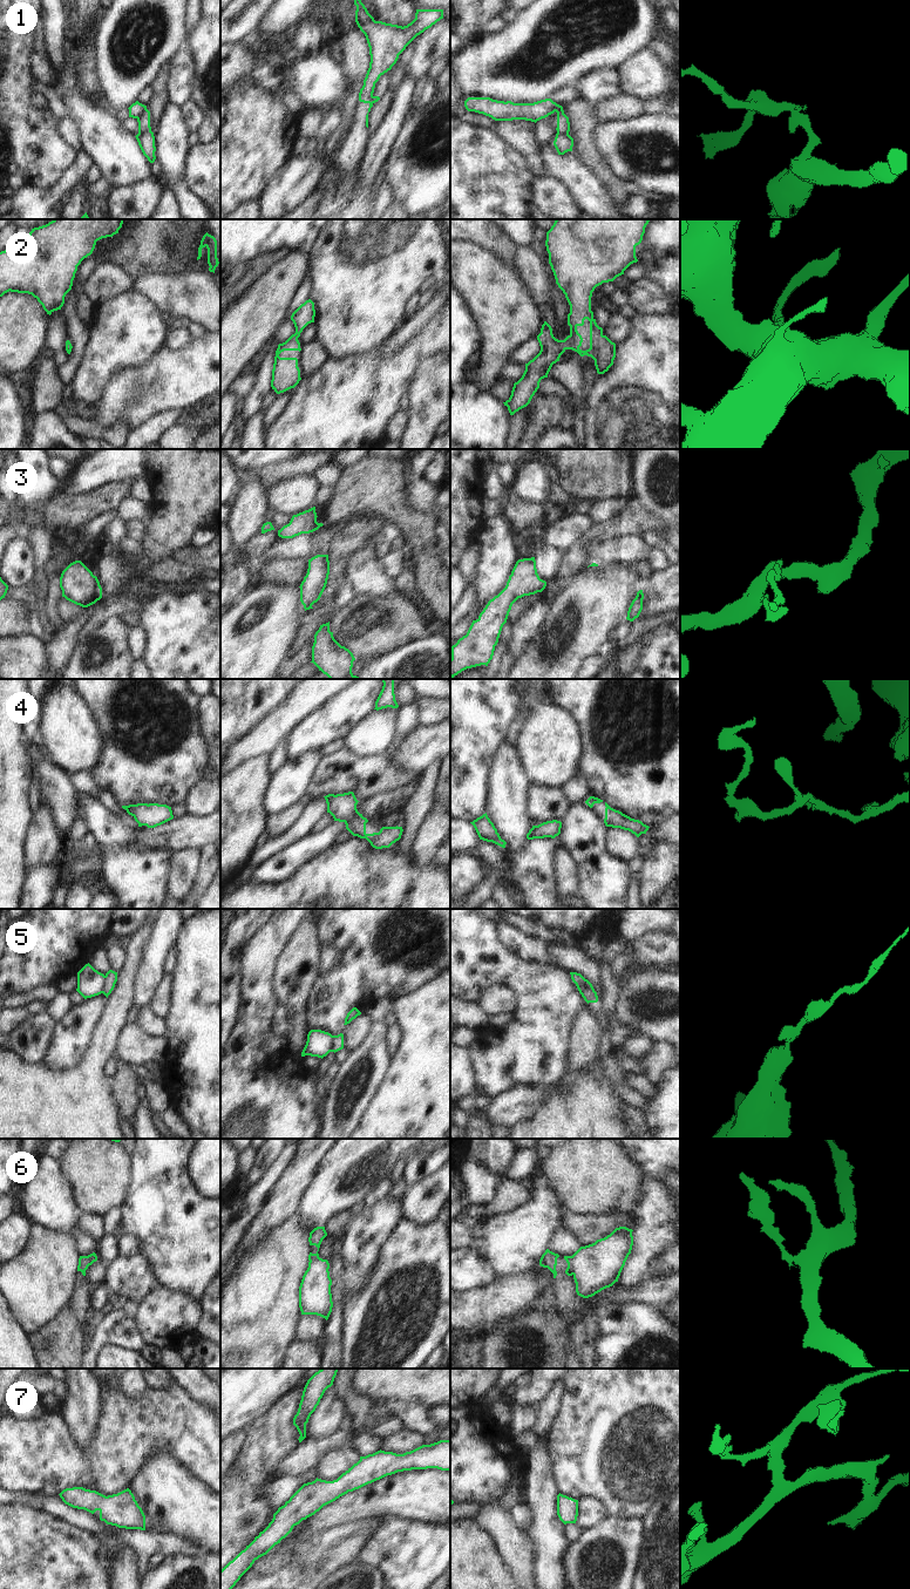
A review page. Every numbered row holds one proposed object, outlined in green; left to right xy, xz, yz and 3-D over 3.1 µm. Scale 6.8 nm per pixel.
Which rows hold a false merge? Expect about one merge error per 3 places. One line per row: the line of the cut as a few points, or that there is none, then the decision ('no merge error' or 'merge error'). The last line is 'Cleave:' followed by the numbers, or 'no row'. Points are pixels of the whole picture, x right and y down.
1: cut in xy along (145, 107), (137, 119); merge error
2: no cut; no merge error
3: no cut; no merge error
4: no cut; no merge error
5: cut in xy along (106, 976), (102, 992); merge error
6: no cut; no merge error
7: no cut; no merge error
Cleave: 1, 5

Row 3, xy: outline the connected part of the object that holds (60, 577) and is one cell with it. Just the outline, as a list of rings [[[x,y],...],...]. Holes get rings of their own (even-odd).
[[[81,561],[70,563],[62,571],[60,588],[62,597],[82,607],[88,607],[102,598],[97,577]]]

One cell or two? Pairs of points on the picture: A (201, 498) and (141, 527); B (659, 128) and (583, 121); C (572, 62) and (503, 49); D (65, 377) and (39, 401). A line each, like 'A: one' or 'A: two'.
A: two
B: two
C: one
D: two

